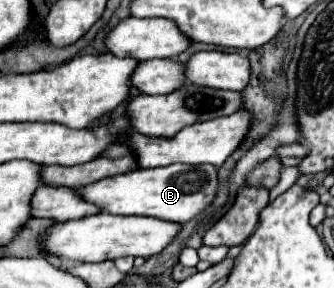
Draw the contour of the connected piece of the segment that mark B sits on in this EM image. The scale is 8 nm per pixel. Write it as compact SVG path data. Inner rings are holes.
M175 163L169 167L155 169L135 169L123 175L105 177L105 181L95 181L77 189L77 195L93 203L99 211L111 215L139 215L157 217L165 221L185 223L191 221L199 211L203 211L215 197L217 191L217 167L213 165L185 165Z

